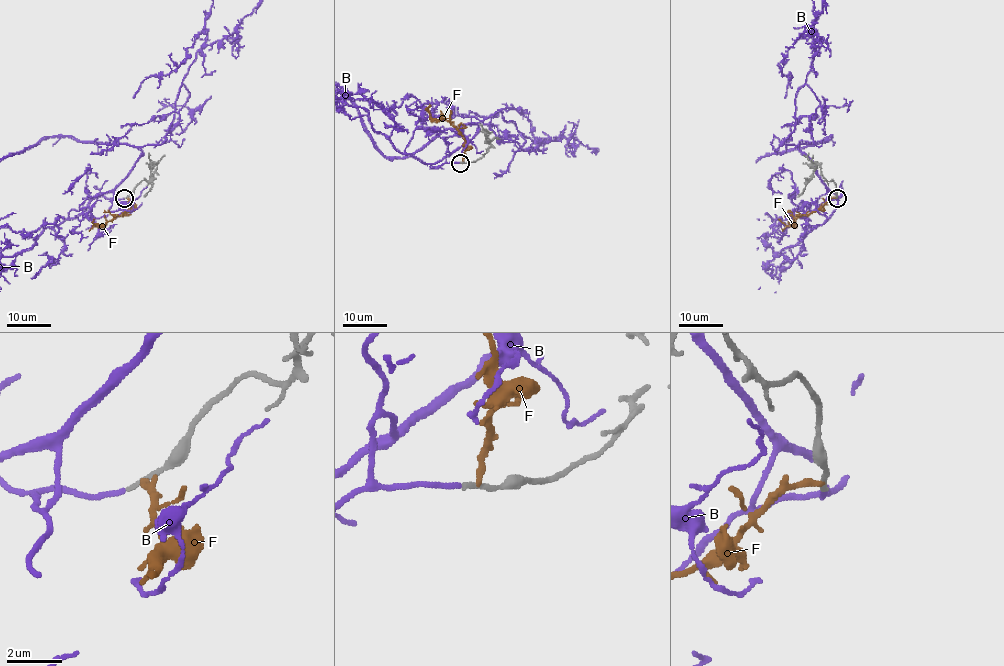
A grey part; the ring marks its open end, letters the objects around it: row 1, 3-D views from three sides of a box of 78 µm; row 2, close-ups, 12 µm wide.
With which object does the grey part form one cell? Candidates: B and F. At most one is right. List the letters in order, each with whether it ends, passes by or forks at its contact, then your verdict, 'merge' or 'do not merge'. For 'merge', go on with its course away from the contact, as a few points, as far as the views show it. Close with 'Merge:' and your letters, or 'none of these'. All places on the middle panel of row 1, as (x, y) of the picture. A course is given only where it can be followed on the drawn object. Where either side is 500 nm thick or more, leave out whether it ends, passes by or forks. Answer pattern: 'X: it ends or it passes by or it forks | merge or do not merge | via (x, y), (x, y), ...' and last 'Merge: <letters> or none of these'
B: it ends | merge
F: it ends | do not merge
Merge: B

